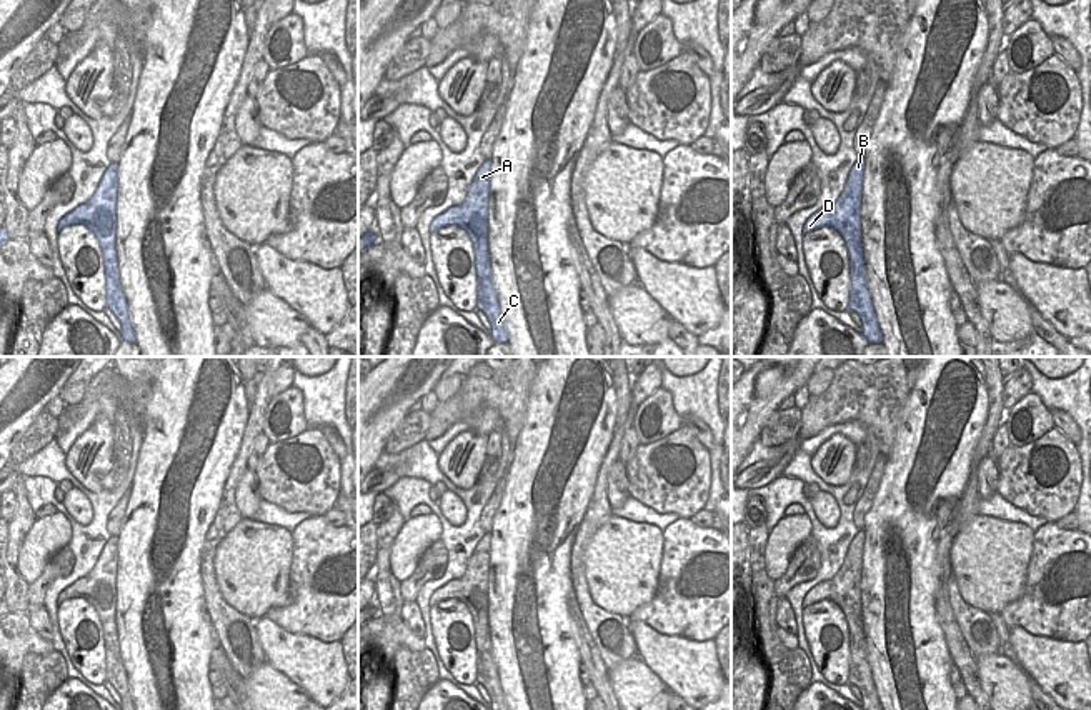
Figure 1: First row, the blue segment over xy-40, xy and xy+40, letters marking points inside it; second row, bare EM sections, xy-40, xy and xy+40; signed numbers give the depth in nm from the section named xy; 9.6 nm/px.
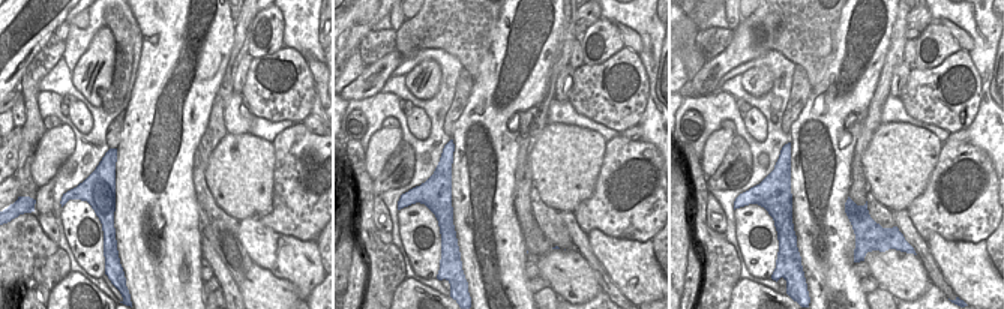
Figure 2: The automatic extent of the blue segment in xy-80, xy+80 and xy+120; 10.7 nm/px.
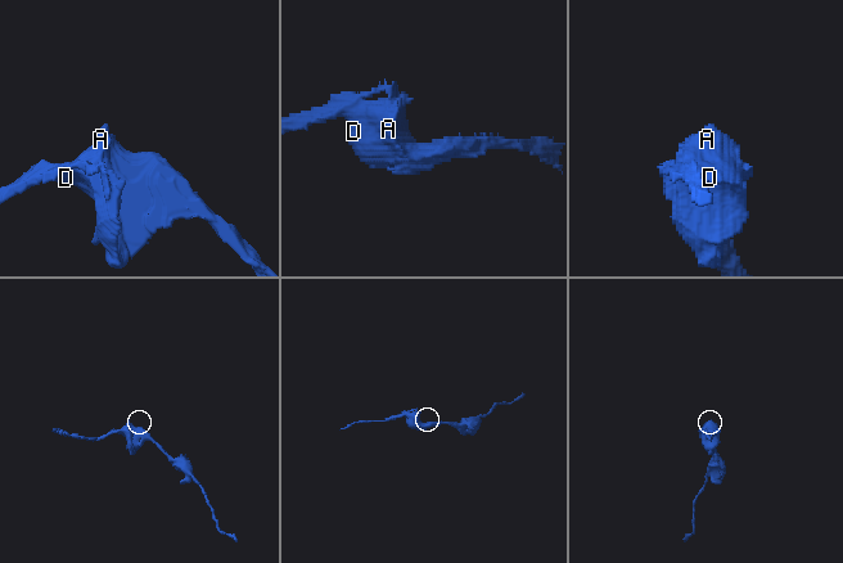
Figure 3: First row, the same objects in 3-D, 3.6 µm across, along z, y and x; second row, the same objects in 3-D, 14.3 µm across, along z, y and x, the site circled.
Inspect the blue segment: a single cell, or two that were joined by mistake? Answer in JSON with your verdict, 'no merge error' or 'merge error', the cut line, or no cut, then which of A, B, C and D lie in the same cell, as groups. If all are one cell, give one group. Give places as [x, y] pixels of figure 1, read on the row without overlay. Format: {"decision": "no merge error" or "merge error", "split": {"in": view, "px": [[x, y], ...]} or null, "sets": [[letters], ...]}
{"decision": "no merge error", "split": null, "sets": [["A", "B", "C", "D"]]}

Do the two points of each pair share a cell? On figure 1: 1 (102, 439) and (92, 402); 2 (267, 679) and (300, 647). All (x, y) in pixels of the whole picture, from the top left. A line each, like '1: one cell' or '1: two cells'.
1: two cells
2: two cells

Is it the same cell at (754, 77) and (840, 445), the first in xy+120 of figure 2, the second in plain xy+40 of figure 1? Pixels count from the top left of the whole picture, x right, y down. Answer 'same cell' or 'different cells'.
same cell

